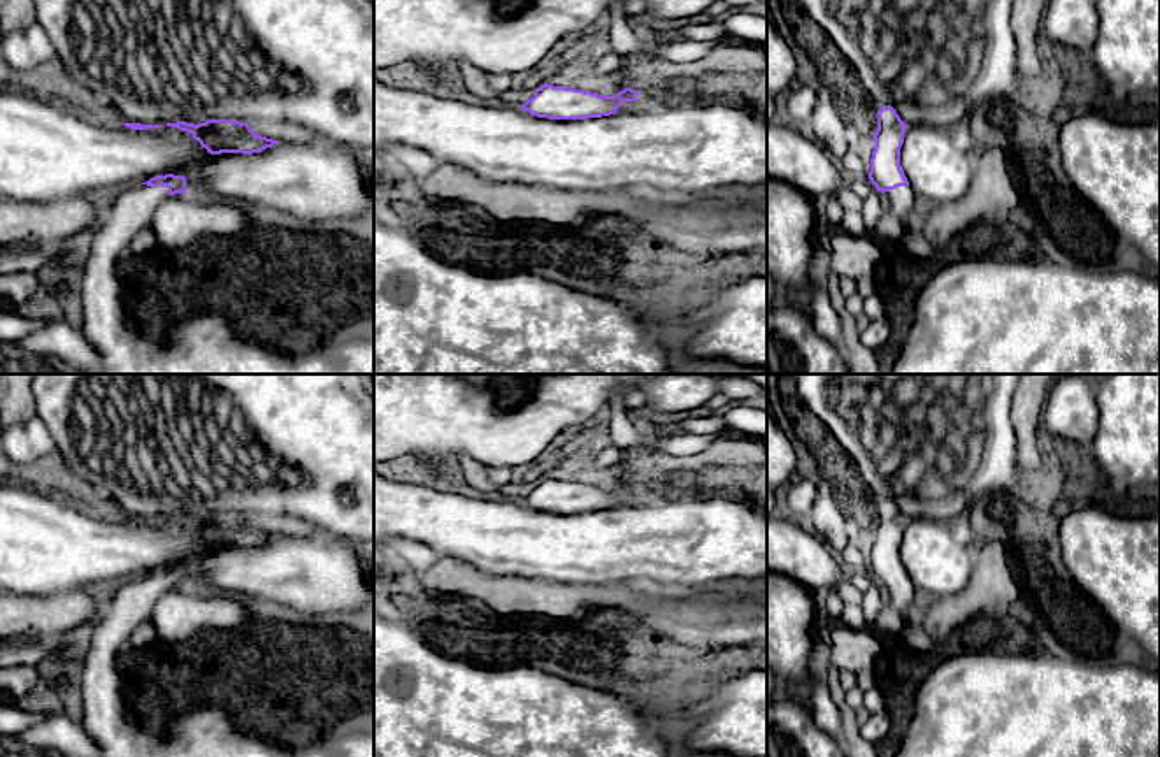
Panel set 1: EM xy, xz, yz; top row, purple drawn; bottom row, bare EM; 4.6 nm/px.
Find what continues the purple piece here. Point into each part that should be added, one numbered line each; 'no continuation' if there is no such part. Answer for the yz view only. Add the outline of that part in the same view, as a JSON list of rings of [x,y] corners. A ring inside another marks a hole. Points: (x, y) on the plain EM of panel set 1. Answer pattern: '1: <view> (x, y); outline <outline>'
1: yz (901, 594); outline [[[899,580],[881,587],[884,599],[902,615],[914,601],[916,587],[911,580]]]

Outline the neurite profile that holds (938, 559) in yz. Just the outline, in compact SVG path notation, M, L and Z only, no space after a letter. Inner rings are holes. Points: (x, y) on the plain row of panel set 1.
M909 518L900 559L913 585L941 599L958 594L969 583L974 548L955 523Z

